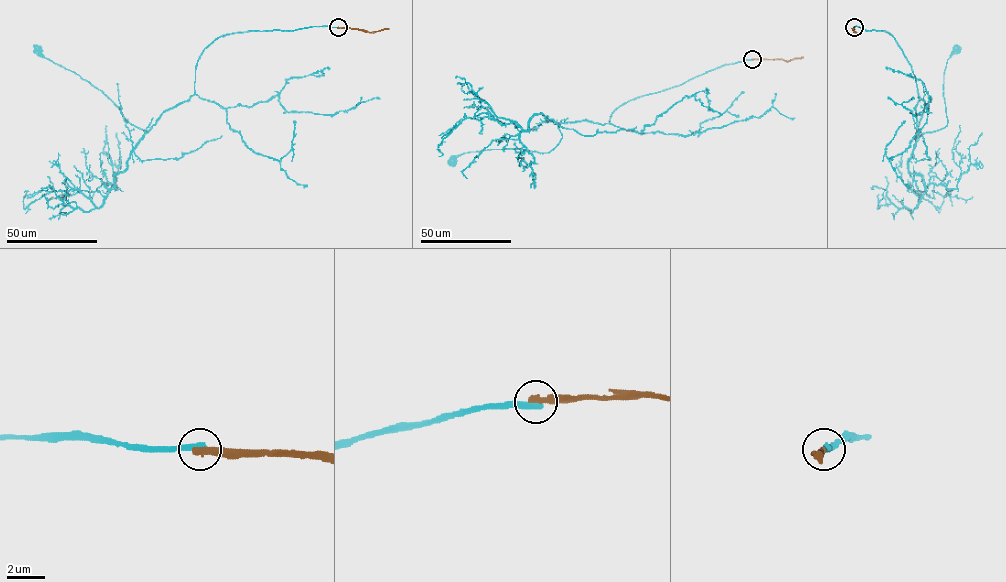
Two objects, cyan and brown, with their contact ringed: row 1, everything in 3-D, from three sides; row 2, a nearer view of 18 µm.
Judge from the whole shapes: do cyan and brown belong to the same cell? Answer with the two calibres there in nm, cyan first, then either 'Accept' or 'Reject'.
Thickness 360 nm (cyan) against 380 nm. Reject

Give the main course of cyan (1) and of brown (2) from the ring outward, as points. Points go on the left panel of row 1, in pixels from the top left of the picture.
1: (338, 27), (216, 38), (197, 62), (195, 93), (166, 110), (144, 136), (147, 132), (101, 91), (37, 49)
2: (338, 27), (370, 32), (389, 28)

